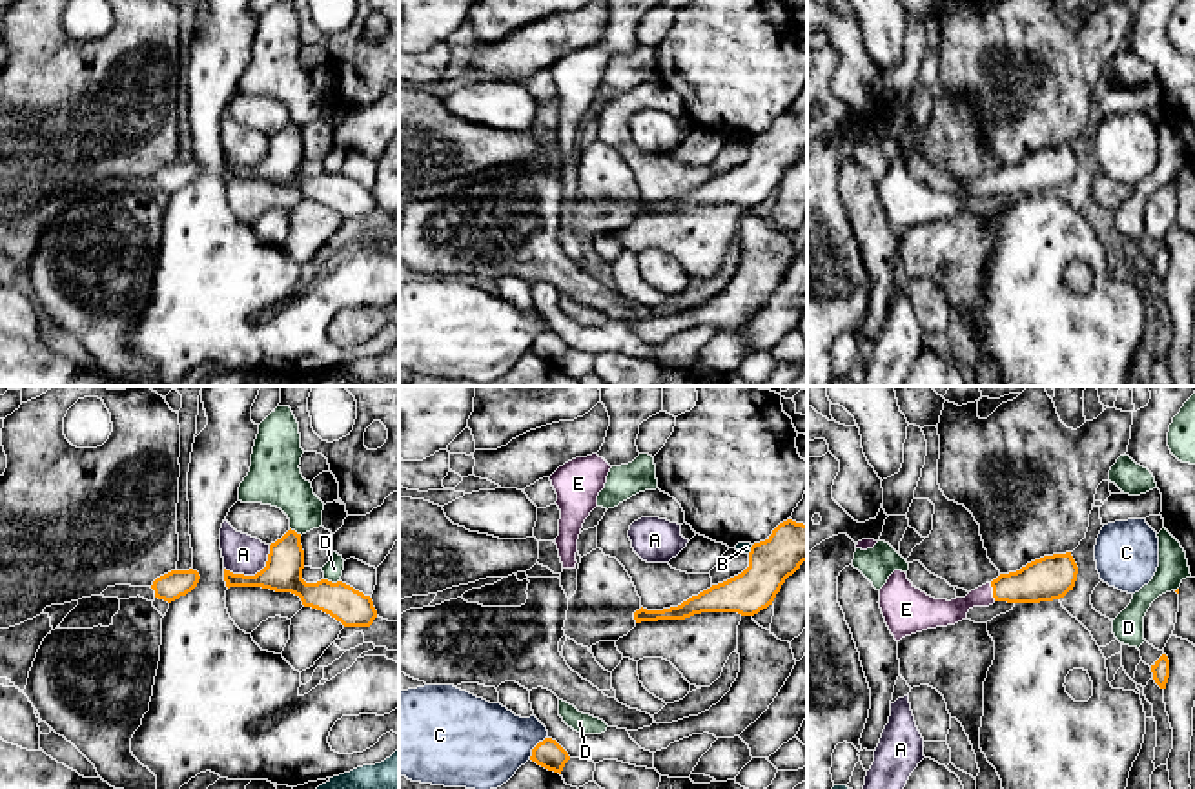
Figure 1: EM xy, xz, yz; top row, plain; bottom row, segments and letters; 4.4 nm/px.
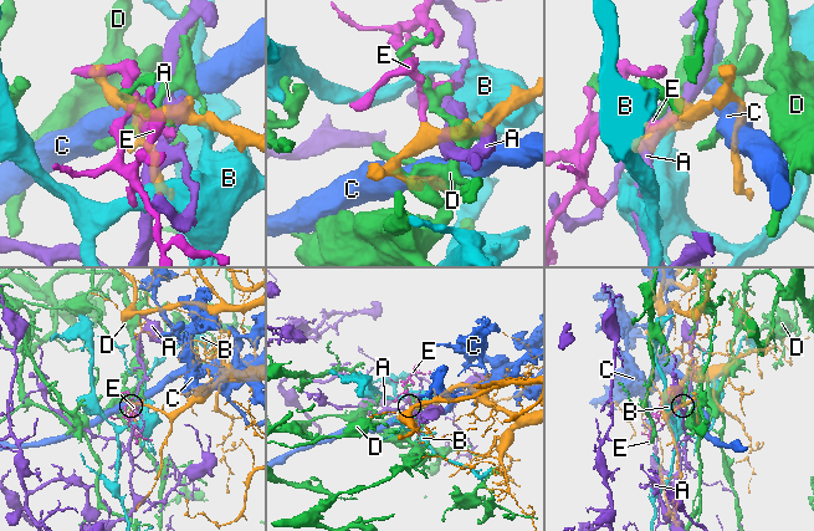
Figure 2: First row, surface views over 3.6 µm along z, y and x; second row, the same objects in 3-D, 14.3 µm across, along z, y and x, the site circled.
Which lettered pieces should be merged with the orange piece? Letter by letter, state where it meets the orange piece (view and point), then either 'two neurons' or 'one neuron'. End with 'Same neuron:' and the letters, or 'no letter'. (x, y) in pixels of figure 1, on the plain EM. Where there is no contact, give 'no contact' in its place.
A: meets orange in xy at (255, 166); two neurons
B: meets orange in xz at (751, 141); two neurons
C: meets orange in xz at (534, 339); two neurons
D: meets orange in xy at (330, 174); two neurons
E: meets orange in yz at (993, 184); one neuron
Same neuron: E

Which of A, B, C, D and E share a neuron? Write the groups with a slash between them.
A / B / C / D / E

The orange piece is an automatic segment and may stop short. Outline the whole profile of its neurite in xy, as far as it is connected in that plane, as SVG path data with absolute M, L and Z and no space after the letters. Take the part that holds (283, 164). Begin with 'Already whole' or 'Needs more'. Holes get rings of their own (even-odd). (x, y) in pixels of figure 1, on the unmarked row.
Already whole. M288 122L270 137L266 159L255 168L233 166L224 160L226 179L262 179L275 184L291 184L304 199L322 202L344 219L370 219L377 202L370 188L337 173L321 171L306 175L302 171L304 142L301 126Z

